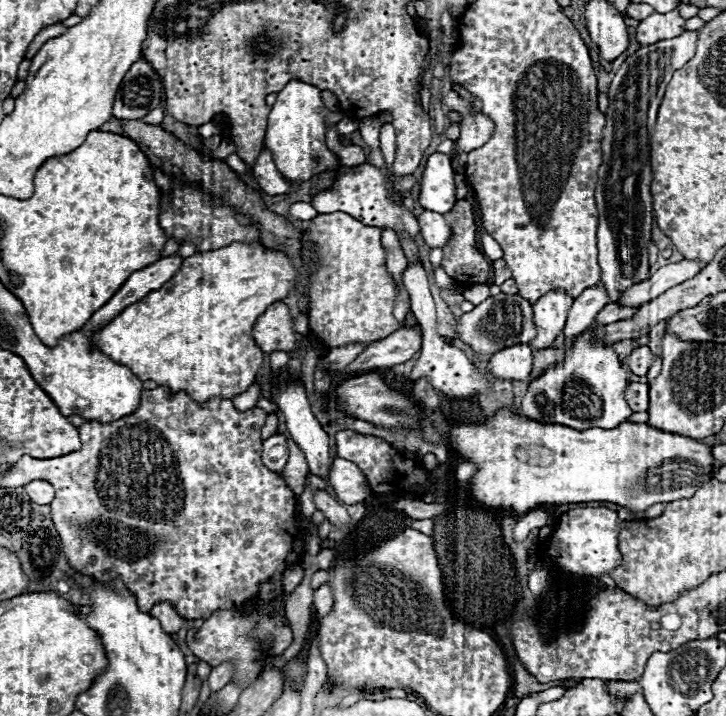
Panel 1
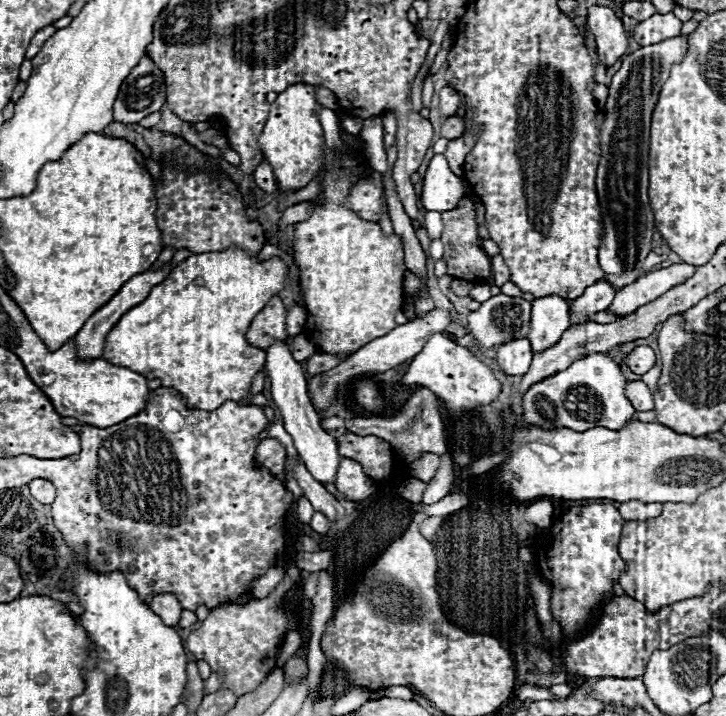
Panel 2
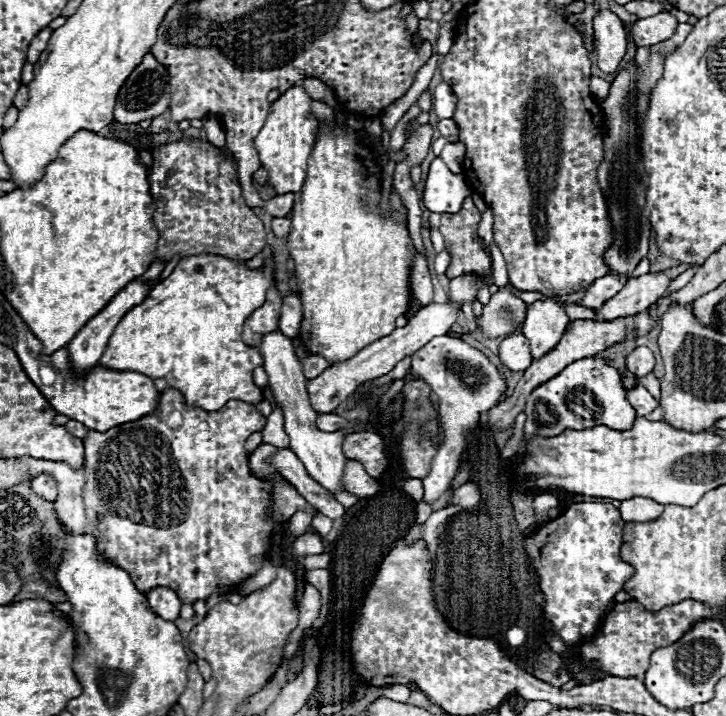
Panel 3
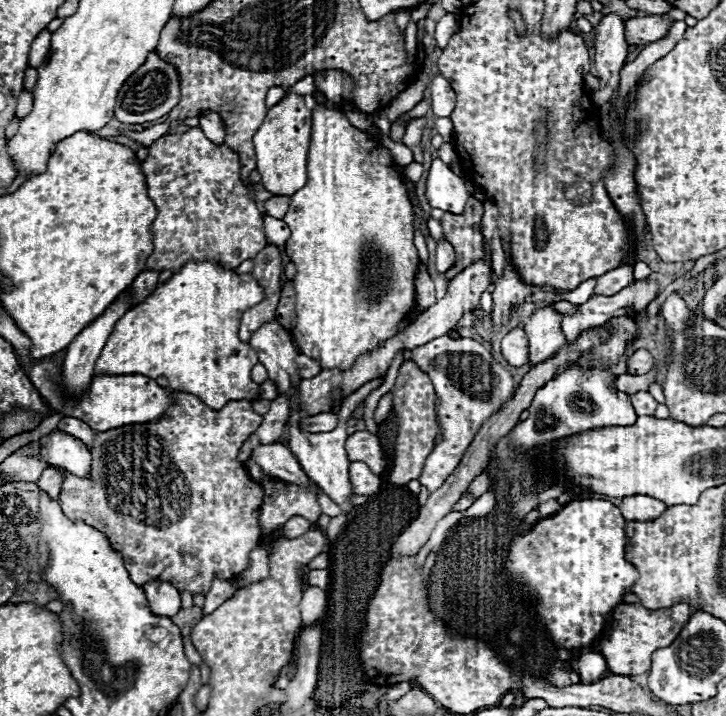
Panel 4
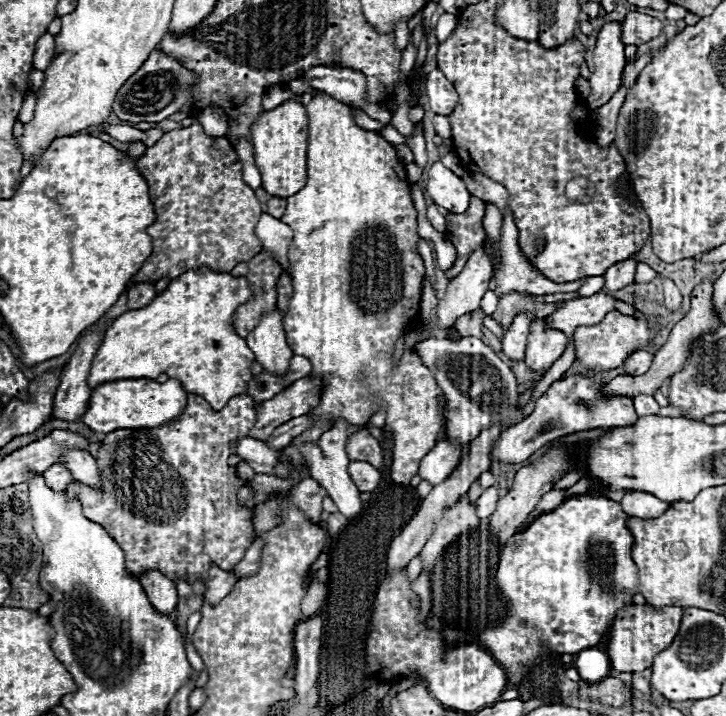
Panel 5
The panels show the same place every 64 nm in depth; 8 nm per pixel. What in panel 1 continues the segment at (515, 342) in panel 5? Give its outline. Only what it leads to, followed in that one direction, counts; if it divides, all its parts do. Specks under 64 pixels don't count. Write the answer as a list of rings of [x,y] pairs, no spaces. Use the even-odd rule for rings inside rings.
[[[514,344],[498,350],[490,360],[490,372],[502,380],[526,380],[532,370],[532,350],[528,344]]]

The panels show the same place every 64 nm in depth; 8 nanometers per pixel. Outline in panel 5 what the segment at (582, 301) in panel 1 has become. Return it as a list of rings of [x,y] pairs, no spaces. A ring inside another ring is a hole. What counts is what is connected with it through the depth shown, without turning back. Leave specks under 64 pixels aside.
[[[628,258],[628,260],[622,260],[618,264],[614,264],[610,270],[606,270],[604,278],[606,278],[606,284],[604,288],[608,290],[618,290],[618,288],[624,288],[628,284],[634,282],[634,274],[636,274],[636,266],[638,262]]]

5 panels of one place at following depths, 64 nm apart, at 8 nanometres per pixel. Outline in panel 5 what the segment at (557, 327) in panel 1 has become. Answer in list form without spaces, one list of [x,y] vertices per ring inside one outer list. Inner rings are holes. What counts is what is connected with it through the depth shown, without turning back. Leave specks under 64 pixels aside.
[[[538,318],[530,324],[524,362],[532,372],[546,372],[568,346],[568,338],[564,332],[550,330],[544,324],[546,320],[538,320]]]

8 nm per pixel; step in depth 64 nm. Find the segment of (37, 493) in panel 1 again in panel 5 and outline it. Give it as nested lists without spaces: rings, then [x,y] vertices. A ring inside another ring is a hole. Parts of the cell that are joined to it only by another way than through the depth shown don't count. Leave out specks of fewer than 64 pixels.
[[[54,464],[54,466],[50,466],[50,470],[46,470],[42,476],[44,476],[46,484],[48,484],[52,490],[66,490],[66,486],[68,486],[70,482],[74,482],[70,470],[68,470],[64,464]]]

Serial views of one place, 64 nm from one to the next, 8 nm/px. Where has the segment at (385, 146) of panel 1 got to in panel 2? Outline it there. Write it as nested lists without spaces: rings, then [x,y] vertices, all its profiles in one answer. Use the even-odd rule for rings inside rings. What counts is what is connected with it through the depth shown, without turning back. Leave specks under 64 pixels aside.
[[[384,112],[382,122],[384,122],[384,146],[390,148],[394,144],[394,136],[396,136],[396,114]]]

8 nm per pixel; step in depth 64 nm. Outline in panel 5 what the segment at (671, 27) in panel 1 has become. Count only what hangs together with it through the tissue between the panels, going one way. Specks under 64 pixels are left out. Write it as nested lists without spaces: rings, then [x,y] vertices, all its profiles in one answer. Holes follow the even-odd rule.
[[[632,10],[626,14],[626,18],[622,22],[622,42],[640,46],[640,44],[656,38],[660,34],[660,30],[662,30],[660,20]]]

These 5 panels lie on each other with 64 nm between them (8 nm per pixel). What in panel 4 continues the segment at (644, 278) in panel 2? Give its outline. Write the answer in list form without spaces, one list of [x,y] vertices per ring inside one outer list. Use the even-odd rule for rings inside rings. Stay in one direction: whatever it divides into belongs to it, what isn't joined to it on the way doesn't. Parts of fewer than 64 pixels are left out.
[[[638,280],[614,296],[594,296],[584,304],[576,304],[576,312],[564,314],[562,318],[562,330],[566,334],[566,340],[574,342],[574,338],[582,330],[602,326],[614,316],[642,312],[646,304],[656,296],[656,292],[658,284],[654,280]]]

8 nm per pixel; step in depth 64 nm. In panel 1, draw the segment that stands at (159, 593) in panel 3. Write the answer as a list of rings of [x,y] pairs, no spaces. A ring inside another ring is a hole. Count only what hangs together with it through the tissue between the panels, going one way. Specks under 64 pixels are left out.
[[[164,600],[164,602],[156,602],[156,604],[152,606],[150,614],[152,614],[154,618],[160,620],[162,628],[164,628],[168,634],[178,632],[180,626],[182,626],[182,616],[178,614],[176,606],[174,606],[172,602],[168,602],[168,600]]]

